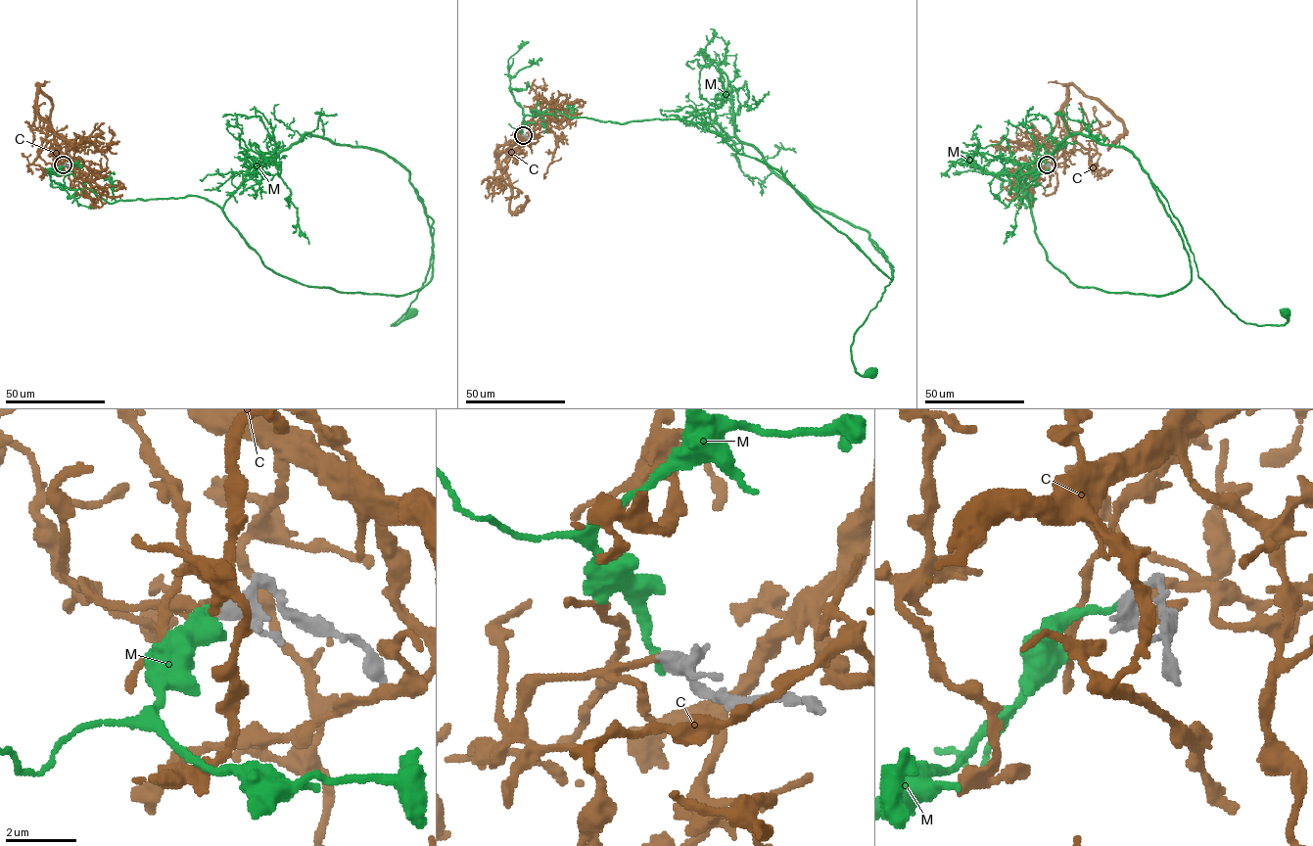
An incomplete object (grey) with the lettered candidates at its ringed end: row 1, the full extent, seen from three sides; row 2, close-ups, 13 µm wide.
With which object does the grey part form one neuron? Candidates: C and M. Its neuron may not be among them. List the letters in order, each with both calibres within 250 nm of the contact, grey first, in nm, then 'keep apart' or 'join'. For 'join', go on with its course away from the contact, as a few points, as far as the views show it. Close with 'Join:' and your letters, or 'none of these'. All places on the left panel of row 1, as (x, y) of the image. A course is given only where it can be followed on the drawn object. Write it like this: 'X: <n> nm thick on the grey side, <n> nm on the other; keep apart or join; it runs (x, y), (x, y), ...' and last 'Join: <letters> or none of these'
C: 340 nm thick on the grey side, 200 nm on the other; join; it runs (63, 164), (50, 156), (53, 132), (36, 109), (38, 85), (50, 101), (53, 130), (65, 140), (65, 151)
M: 340 nm thick on the grey side, 220 nm on the other; keep apart
Join: C

